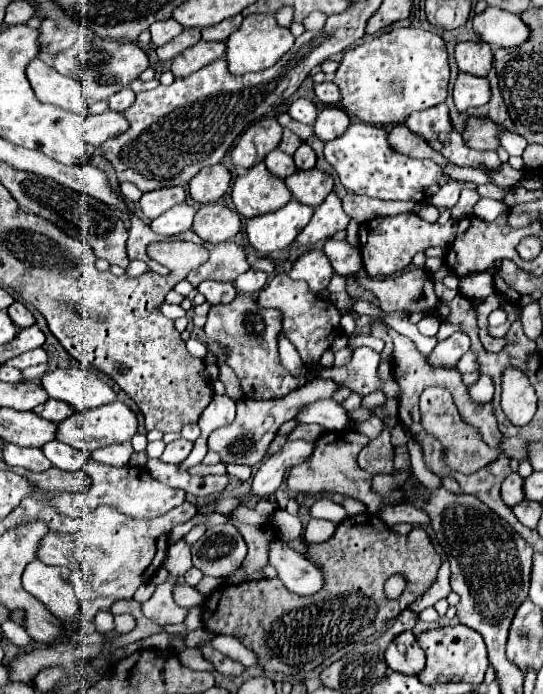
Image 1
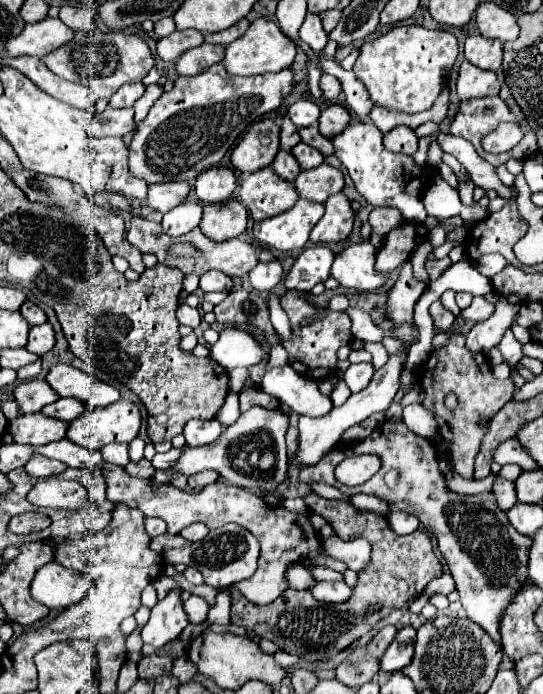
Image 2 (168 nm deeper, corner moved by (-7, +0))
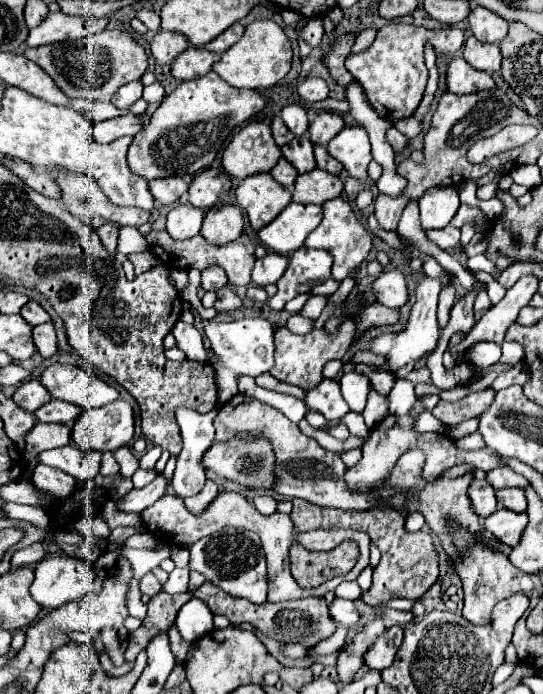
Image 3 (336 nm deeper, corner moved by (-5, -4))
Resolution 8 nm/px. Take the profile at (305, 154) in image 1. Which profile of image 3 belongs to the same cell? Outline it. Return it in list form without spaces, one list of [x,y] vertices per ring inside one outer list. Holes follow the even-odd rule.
[[[308,132],[302,134],[300,138],[294,138],[290,144],[282,146],[282,156],[300,172],[310,172],[316,168],[316,158],[314,158],[314,150],[312,150],[312,142]]]

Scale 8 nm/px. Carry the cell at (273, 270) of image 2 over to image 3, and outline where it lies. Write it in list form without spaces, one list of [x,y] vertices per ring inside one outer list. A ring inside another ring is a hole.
[[[268,252],[264,258],[256,260],[254,270],[252,270],[252,282],[260,288],[268,284],[276,284],[276,280],[284,274],[288,266],[288,258],[276,252]]]

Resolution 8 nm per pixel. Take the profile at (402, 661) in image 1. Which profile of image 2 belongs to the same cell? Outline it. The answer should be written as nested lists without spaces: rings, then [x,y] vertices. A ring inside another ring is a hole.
[[[406,626],[400,628],[392,644],[386,648],[384,656],[380,658],[380,670],[384,672],[398,672],[404,666],[410,664],[412,654],[414,654],[414,640],[416,640],[416,630]]]

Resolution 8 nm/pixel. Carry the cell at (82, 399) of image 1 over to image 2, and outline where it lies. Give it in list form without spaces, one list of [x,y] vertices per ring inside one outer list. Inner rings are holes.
[[[54,364],[46,374],[46,382],[60,396],[76,398],[88,408],[108,406],[120,398],[118,388],[98,380],[94,374],[86,374],[74,368],[72,364]]]

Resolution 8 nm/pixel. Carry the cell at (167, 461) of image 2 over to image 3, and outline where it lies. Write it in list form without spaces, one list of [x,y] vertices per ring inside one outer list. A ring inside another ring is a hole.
[[[138,468],[134,472],[134,476],[132,476],[134,488],[142,488],[142,486],[150,484],[150,480],[154,480],[154,476],[156,476],[156,470],[142,470],[142,468]]]

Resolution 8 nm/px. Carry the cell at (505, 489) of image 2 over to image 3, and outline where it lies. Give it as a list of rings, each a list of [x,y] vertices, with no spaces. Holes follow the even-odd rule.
[[[474,480],[470,484],[470,492],[468,492],[474,510],[478,512],[478,516],[490,516],[492,512],[498,510],[498,500],[496,500],[496,490],[486,482],[486,480]]]

